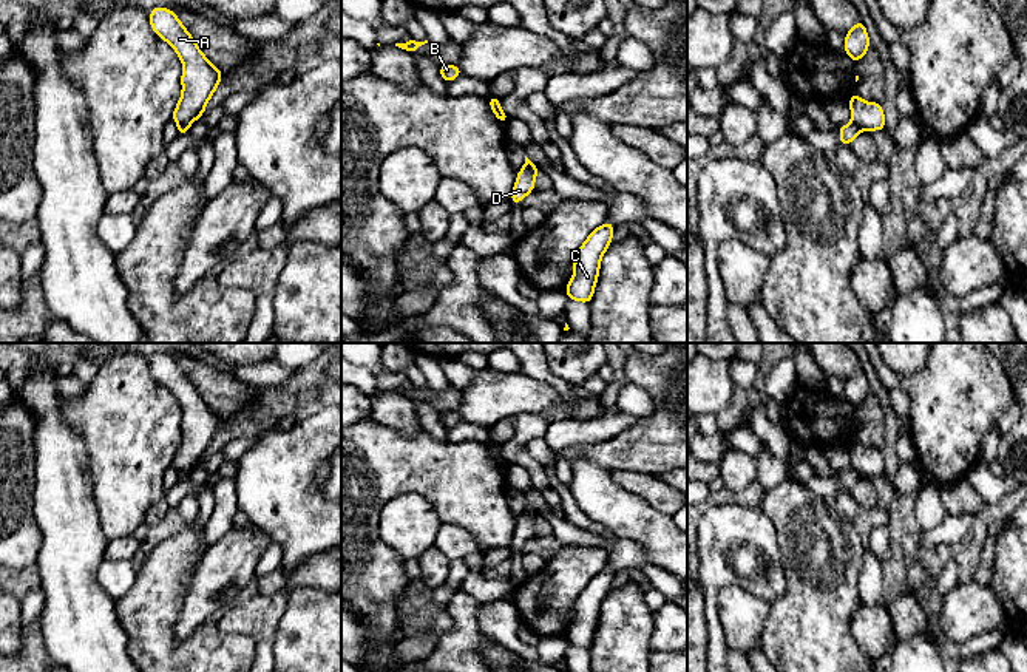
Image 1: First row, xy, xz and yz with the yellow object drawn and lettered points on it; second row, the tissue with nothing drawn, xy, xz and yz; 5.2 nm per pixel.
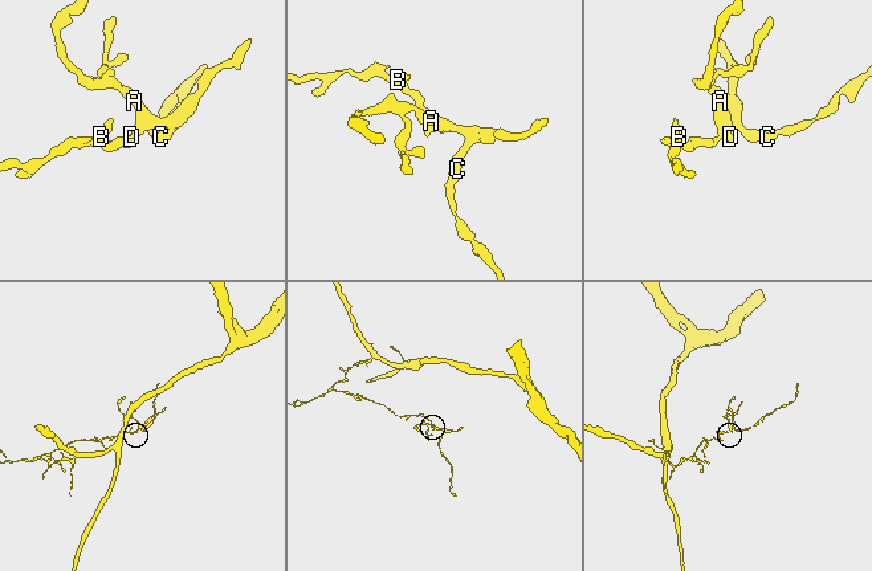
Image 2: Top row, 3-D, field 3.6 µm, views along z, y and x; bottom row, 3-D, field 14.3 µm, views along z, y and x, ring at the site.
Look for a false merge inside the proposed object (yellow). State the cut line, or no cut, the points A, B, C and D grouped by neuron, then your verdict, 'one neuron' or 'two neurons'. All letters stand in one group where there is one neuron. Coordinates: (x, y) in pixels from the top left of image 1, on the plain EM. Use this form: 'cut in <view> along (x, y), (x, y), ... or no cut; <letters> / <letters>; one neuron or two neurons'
cut in yz along (853, 468), (860, 475); A C D / B; two neurons

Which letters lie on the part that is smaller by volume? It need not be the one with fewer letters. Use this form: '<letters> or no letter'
A, C, D

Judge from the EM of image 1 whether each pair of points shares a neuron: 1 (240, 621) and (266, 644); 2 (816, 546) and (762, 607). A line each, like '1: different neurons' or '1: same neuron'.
1: same neuron
2: different neurons

